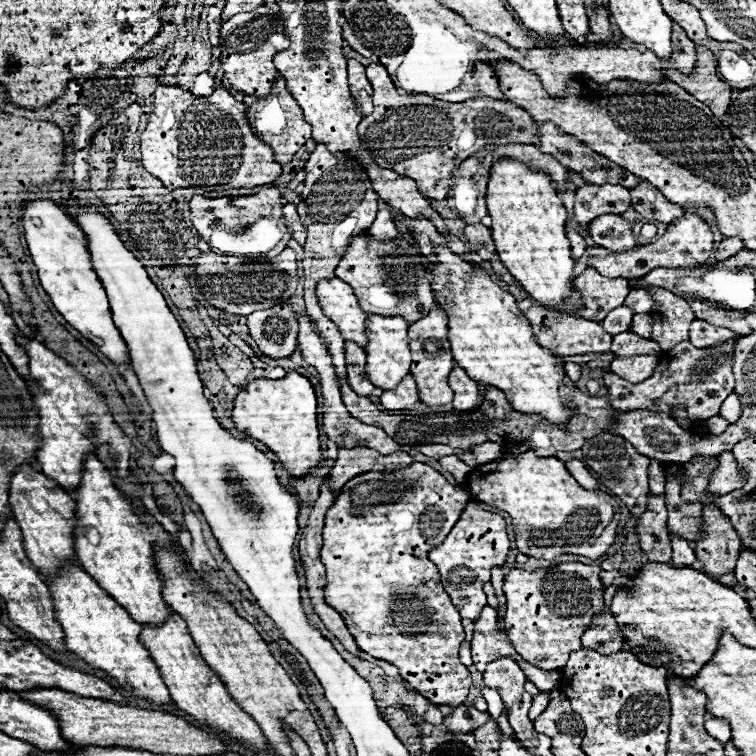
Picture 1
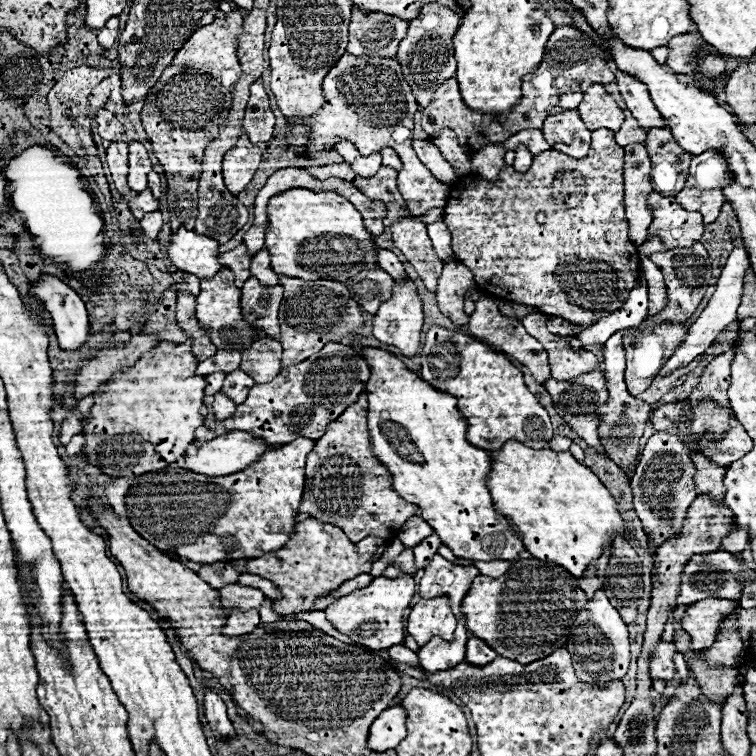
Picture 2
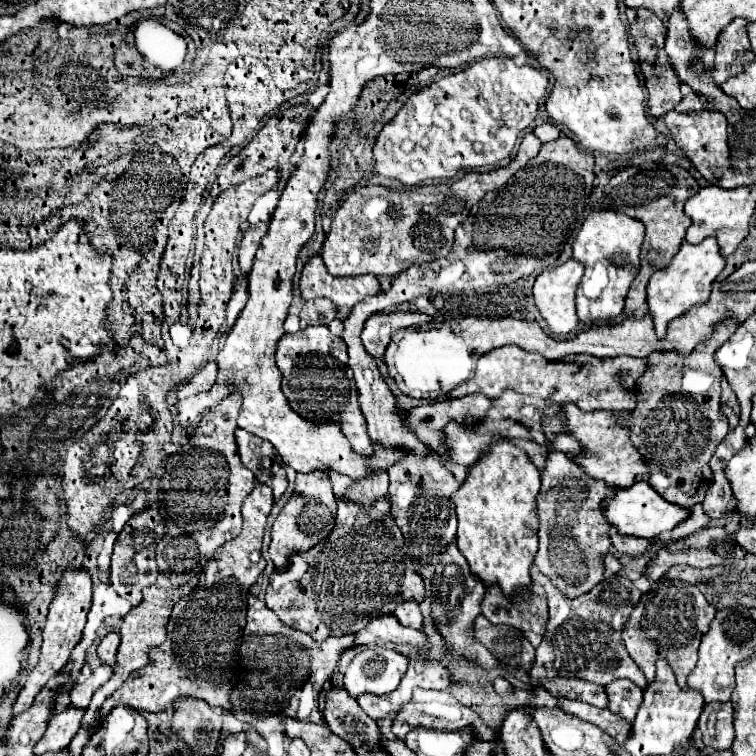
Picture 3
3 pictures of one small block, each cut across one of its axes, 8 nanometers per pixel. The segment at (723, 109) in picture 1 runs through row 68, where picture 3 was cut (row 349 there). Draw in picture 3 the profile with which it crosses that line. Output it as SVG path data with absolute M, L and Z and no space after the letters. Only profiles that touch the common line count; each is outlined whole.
M736 318L718 322L712 336L698 344L688 356L680 356L678 352L650 354L650 368L638 380L638 406L624 418L624 424L630 422L630 438L652 468L642 480L672 504L692 508L700 504L708 492L712 478L710 458L728 434L728 422L720 406L722 368L714 360L714 352L740 324Z

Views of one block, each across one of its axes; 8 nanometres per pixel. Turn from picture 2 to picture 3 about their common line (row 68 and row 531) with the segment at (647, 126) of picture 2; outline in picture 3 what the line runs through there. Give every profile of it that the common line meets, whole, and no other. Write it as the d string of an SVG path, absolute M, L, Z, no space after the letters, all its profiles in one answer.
M614 526L610 528L610 536L612 536L612 546L614 546L618 552L622 552L622 554L638 556L638 554L644 554L644 550L650 546L650 540L636 538L636 536L624 536L624 534L620 534Z

